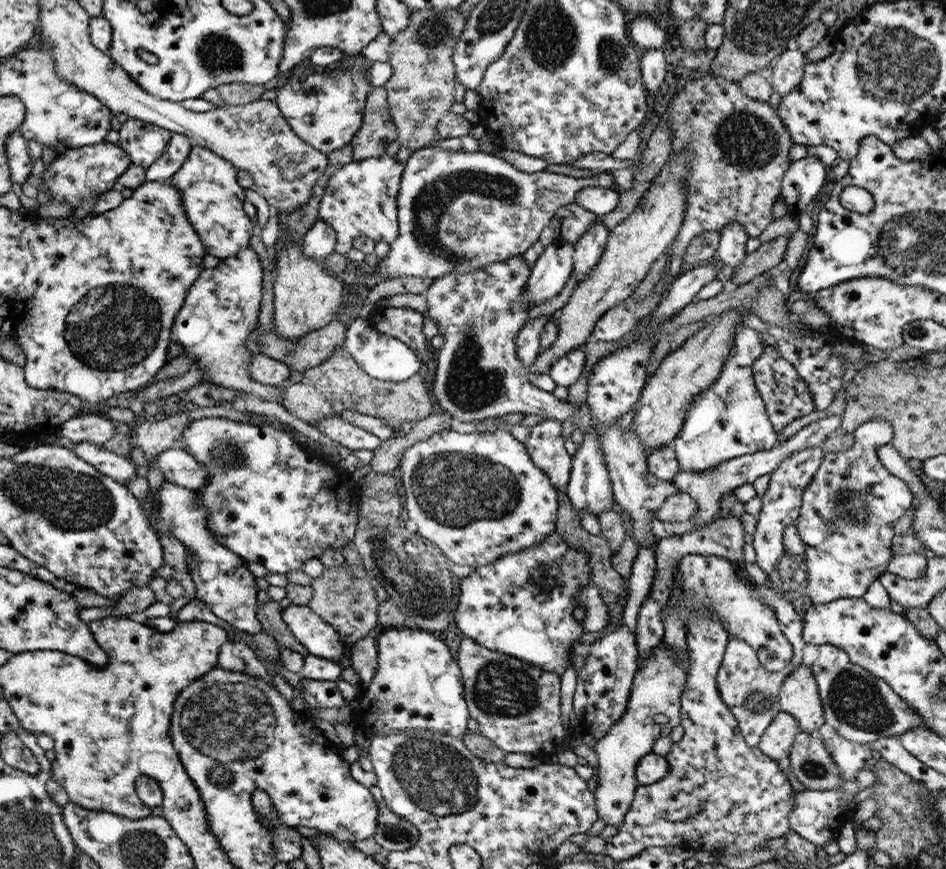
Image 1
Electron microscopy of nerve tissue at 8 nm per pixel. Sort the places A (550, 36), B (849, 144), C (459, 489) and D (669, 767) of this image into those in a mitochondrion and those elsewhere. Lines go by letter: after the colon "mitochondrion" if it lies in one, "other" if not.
A: mitochondrion
B: other
C: mitochondrion
D: other

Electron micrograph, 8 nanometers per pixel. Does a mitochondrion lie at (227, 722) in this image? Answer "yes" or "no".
yes

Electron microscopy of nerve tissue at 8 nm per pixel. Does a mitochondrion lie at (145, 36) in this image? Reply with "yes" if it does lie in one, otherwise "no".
no

